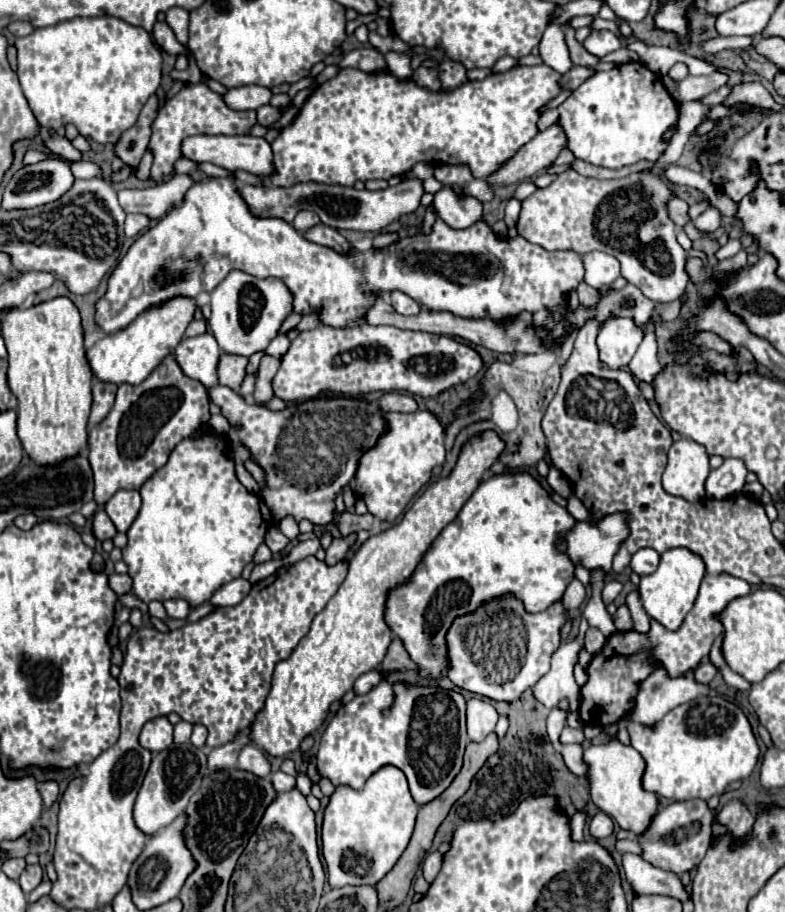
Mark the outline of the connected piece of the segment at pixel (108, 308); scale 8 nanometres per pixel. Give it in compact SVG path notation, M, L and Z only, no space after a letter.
M231 175L231 177L209 177L205 181L197 181L189 187L189 191L185 193L185 199L179 207L173 207L161 221L157 221L155 227L151 227L147 233L143 233L127 251L127 255L119 261L119 265L115 267L111 279L109 279L109 287L107 287L107 293L99 299L97 303L97 323L99 327L105 331L105 333L115 333L119 329L125 329L131 321L137 319L137 315L141 315L143 311L151 309L151 307L157 307L169 299L175 299L175 297L197 297L203 289L205 291L213 291L219 281L223 281L227 277L229 271L233 269L239 269L239 271L245 271L245 273L251 273L255 277L279 277L285 281L285 285L291 289L291 293L295 293L295 311L297 313L303 313L307 315L309 311L315 311L319 313L319 319L321 323L325 325L331 325L331 327L351 327L351 325L359 325L363 323L363 309L367 309L367 305L373 305L377 297L367 297L367 293L363 293L363 285L367 285L367 289L375 289L375 293L391 293L395 289L407 293L409 297L413 297L415 301L419 301L423 307L431 309L431 311L451 311L459 317L491 317L495 321L501 321L501 319L513 319L517 317L521 311L529 311L533 313L533 325L535 327L545 327L551 331L551 339L563 335L563 327L567 325L565 317L563 317L563 309L565 309L565 295L569 295L571 289L577 289L577 285L583 281L583 263L579 261L579 255L577 253L571 253L571 251L547 251L539 245L531 245L529 241L525 241L523 237L517 237L517 239L499 239L497 235L493 235L491 227L487 227L483 221L479 221L479 225L471 225L471 229L451 229L449 225L443 225L443 219L437 219L435 225L433 225L433 233L431 235L417 235L417 237L409 237L409 239L401 239L389 247L385 247L383 251L367 251L367 253L361 253L355 249L355 257L339 257L339 253L335 253L333 249L327 249L323 245L317 245L317 243L311 243L307 241L301 233L297 233L293 229L291 223L283 221L283 219L275 219L275 217L269 217L269 219L263 219L263 217L257 217L251 213L249 205L245 203L245 199L241 197L241 189L237 185L237 179Z

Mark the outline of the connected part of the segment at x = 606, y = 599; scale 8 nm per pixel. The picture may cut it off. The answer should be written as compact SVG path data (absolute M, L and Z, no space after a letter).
M609 581L605 587L603 587L603 603L605 605L609 605L609 603L613 603L615 601L615 597L621 593L621 589L623 589L623 585L619 583L619 581Z

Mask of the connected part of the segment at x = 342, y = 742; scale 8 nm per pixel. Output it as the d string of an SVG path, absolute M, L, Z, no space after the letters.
M381 681L369 693L357 695L353 701L343 705L329 721L319 743L317 767L319 775L329 779L335 787L347 785L351 789L361 789L377 769L393 765L405 773L413 801L417 805L427 805L437 799L461 771L467 743L465 699L459 693L441 687L407 687L401 683L389 685L387 681Z

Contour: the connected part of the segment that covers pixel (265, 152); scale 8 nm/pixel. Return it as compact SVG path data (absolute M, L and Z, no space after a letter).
M193 135L181 143L181 153L191 161L197 161L197 163L209 161L213 165L225 167L227 171L243 169L249 173L263 173L263 177L269 177L273 169L271 145L265 139L251 137L251 135Z

